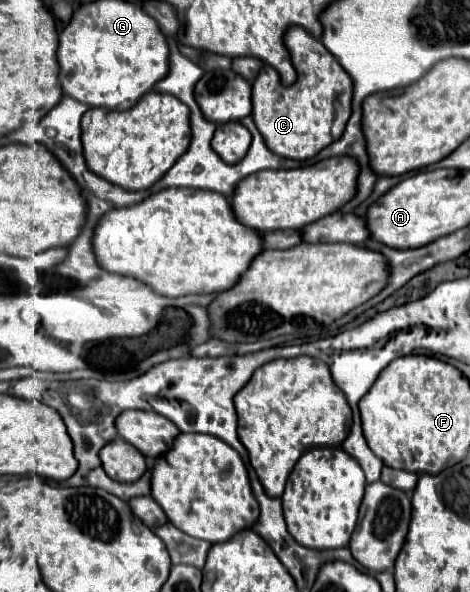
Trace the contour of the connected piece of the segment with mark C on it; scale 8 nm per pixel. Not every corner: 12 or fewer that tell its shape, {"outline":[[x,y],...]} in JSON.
{"outline":[[306,29],[284,41],[298,81],[264,65],[252,117],[304,161],[344,133],[352,79]]}

